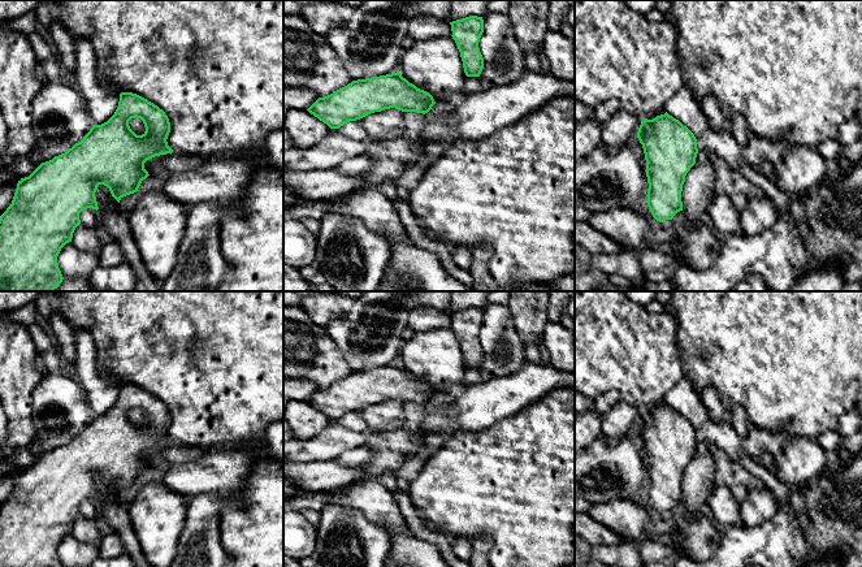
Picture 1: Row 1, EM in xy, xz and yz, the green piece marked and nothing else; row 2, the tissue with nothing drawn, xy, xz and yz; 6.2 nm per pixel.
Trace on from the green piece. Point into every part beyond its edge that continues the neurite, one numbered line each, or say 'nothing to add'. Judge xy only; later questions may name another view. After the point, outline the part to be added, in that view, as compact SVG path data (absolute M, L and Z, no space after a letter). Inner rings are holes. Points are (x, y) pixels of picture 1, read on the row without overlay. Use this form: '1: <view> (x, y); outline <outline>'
nothing to add

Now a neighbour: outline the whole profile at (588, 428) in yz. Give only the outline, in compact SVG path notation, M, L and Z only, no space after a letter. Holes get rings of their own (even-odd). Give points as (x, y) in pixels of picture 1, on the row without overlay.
M597 411L575 412L575 453L588 447L602 434Z

